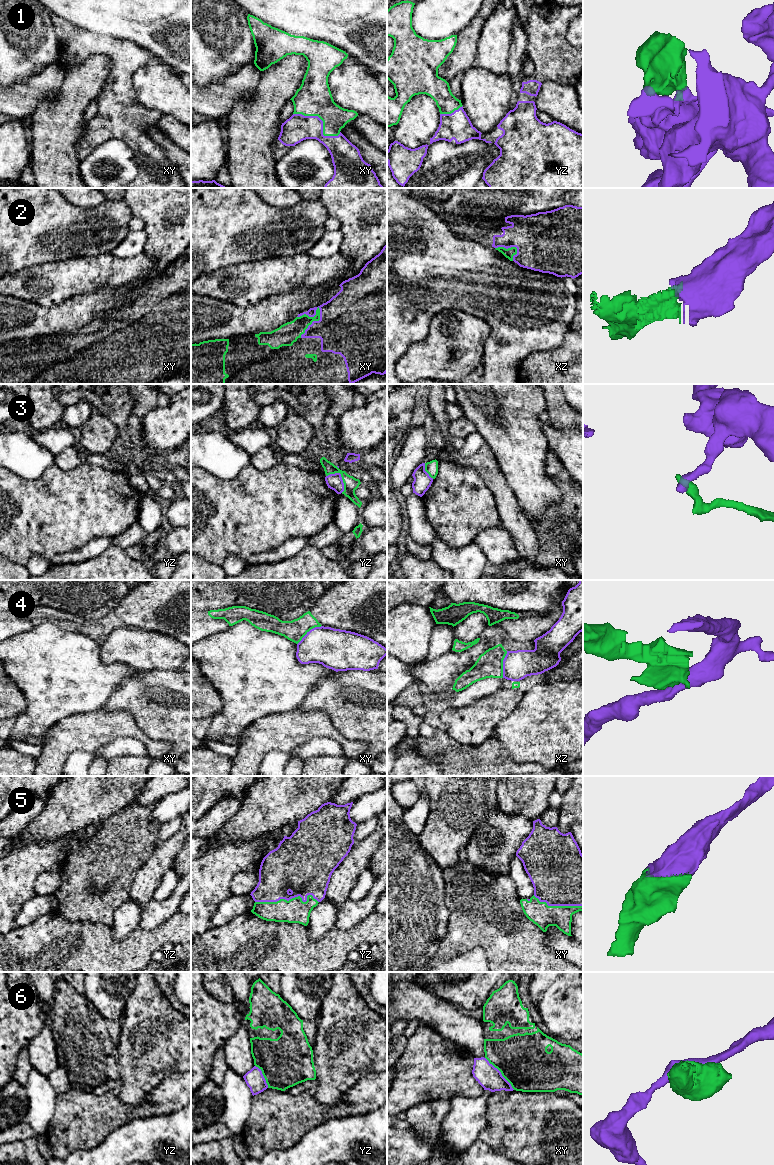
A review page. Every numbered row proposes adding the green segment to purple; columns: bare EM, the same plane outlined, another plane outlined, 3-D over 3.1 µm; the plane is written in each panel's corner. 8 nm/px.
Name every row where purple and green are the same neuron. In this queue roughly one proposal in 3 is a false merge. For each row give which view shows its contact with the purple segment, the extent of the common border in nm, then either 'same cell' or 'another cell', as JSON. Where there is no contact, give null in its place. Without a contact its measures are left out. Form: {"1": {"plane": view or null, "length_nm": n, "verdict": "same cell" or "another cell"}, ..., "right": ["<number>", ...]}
{"1": {"plane": "xy", "length_nm": 420, "verdict": "same cell"}, "2": {"plane": "xy", "length_nm": 300, "verdict": "same cell"}, "3": {"plane": "yz", "length_nm": 200, "verdict": "another cell"}, "4": {"plane": "xy", "length_nm": 260, "verdict": "another cell"}, "5": {"plane": "yz", "length_nm": 500, "verdict": "same cell"}, "6": {"plane": "xy", "length_nm": 360, "verdict": "another cell"}, "right": ["1", "2", "5"]}

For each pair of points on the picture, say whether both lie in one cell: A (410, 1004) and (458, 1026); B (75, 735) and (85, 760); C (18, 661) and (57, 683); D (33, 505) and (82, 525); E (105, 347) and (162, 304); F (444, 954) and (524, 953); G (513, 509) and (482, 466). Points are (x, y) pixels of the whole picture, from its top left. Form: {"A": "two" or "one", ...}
{"A": "one", "B": "two", "C": "one", "D": "one", "E": "one", "F": "one", "G": "one"}

